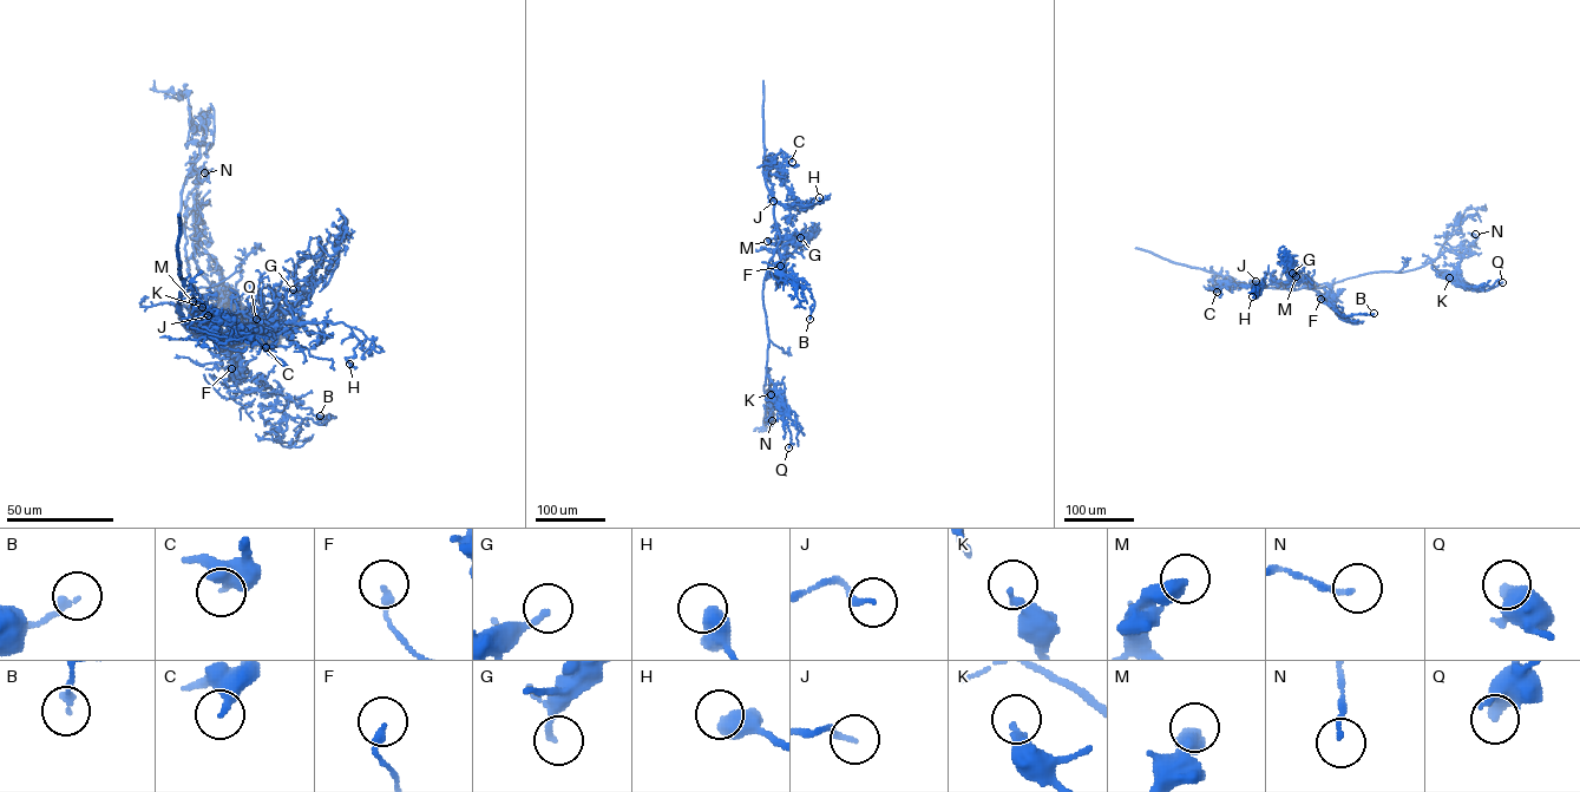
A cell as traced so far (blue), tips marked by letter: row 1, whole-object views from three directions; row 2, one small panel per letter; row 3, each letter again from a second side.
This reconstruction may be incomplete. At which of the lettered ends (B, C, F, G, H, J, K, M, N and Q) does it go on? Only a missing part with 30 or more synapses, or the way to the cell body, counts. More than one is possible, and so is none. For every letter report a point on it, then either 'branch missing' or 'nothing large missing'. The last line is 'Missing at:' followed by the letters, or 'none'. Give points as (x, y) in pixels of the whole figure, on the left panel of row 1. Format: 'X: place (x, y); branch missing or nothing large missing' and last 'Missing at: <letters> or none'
B: place (320, 416); nothing large missing
C: place (266, 347); nothing large missing
F: place (231, 368); nothing large missing
G: place (293, 289); nothing large missing
H: place (349, 364); nothing large missing
J: place (208, 315); nothing large missing
K: place (202, 307); nothing large missing
M: place (192, 301); nothing large missing
N: place (204, 172); nothing large missing
Q: place (256, 319); nothing large missing
Missing at: none

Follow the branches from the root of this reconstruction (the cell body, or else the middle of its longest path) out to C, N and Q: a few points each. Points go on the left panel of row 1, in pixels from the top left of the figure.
C: (181, 322), (196, 338), (230, 344), (198, 333), (183, 316), (218, 342), (259, 335), (266, 347)
N: (181, 322), (178, 299), (196, 289), (188, 260), (201, 217), (194, 208), (184, 217), (185, 201), (204, 172)
Q: (181, 322), (178, 299), (196, 289), (190, 257), (237, 322), (225, 334), (240, 346), (261, 345), (256, 319)

